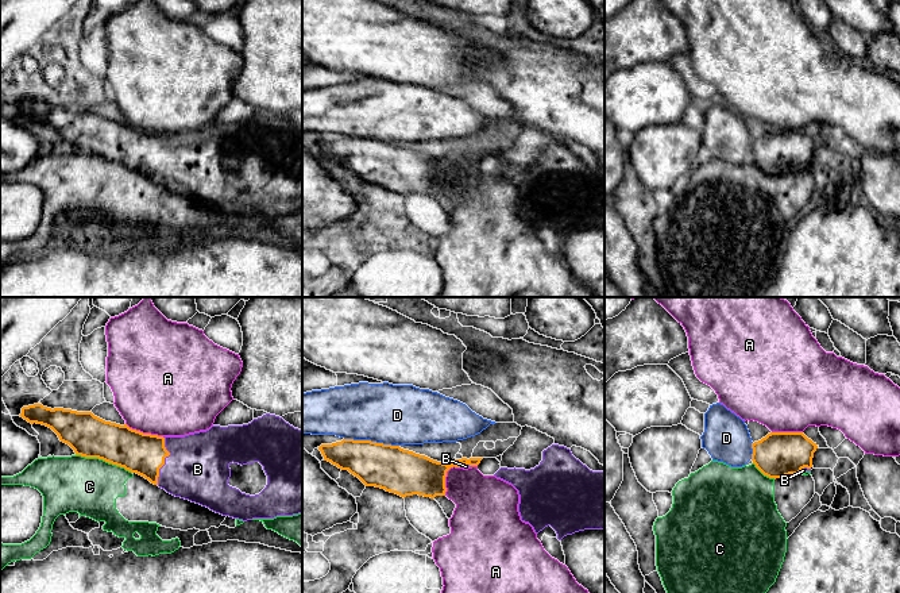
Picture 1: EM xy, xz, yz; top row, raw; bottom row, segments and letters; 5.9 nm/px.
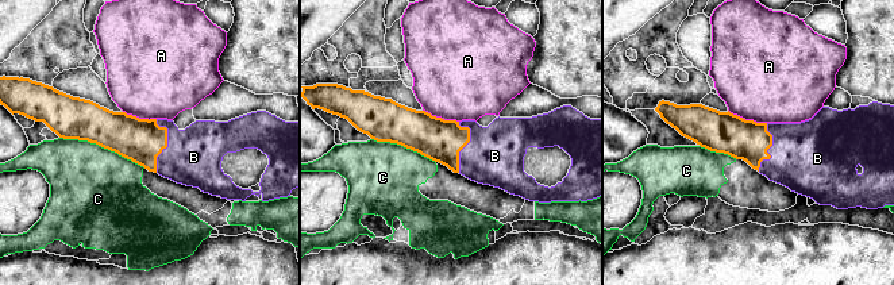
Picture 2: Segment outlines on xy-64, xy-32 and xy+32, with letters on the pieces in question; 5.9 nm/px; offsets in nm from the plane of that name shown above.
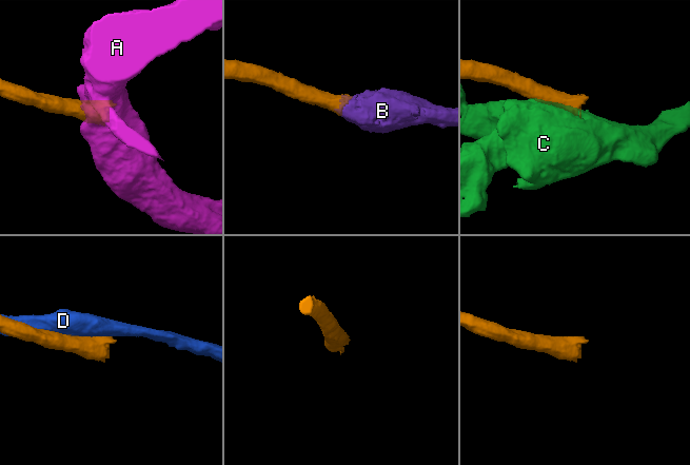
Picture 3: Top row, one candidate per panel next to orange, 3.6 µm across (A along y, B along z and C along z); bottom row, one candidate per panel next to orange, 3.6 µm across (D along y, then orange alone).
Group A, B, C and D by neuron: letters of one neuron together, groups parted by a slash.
A / B / C / D

